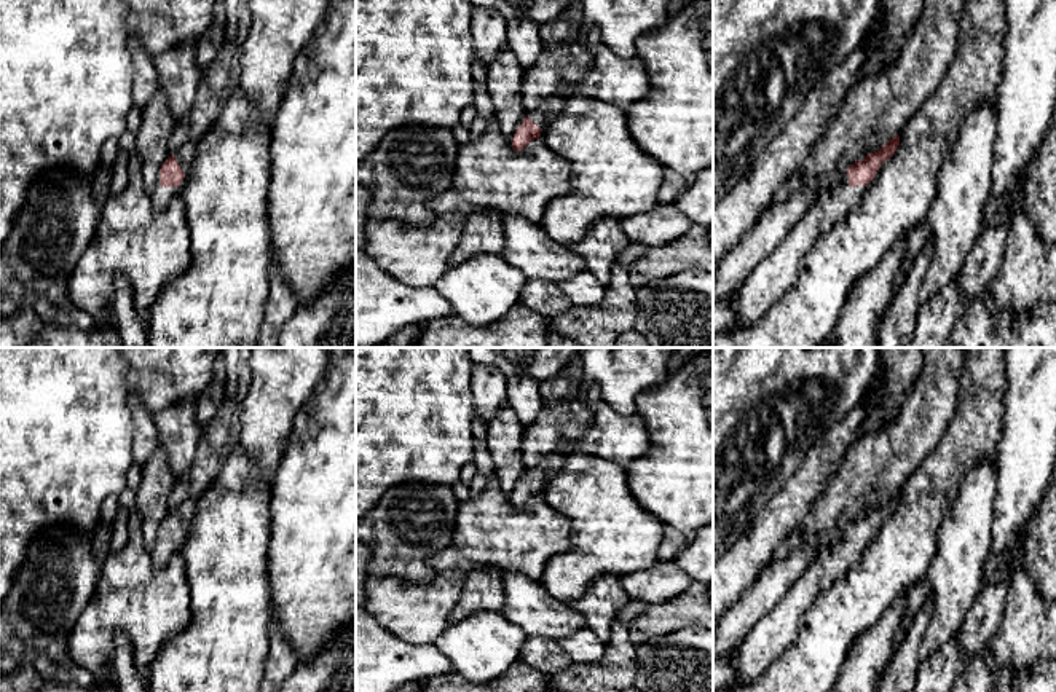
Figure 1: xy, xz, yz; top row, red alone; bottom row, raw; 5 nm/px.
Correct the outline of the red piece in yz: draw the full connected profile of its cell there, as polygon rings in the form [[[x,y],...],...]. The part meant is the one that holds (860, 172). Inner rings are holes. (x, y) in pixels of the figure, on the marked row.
[[[900,136],[892,137],[874,153],[855,161],[845,179],[804,214],[786,233],[785,239],[761,258],[743,279],[734,305],[735,319],[729,328],[745,327],[759,320],[796,282],[801,265],[818,238],[833,228],[857,206],[876,177],[881,164],[892,158]]]

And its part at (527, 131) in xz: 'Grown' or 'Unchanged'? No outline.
Grown

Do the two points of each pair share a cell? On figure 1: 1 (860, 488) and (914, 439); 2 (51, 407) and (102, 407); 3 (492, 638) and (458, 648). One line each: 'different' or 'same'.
1: same
2: same
3: same

